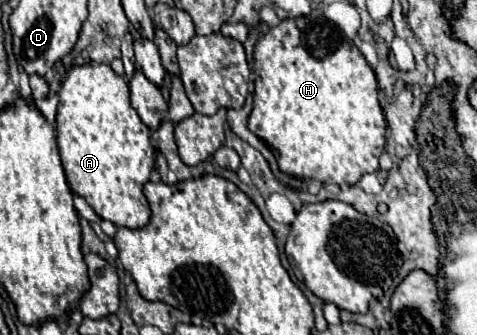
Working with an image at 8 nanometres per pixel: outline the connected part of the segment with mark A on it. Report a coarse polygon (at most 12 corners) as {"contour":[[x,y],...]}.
{"contour":[[110,65],[72,67],[56,137],[68,185],[142,229],[150,129]]}

